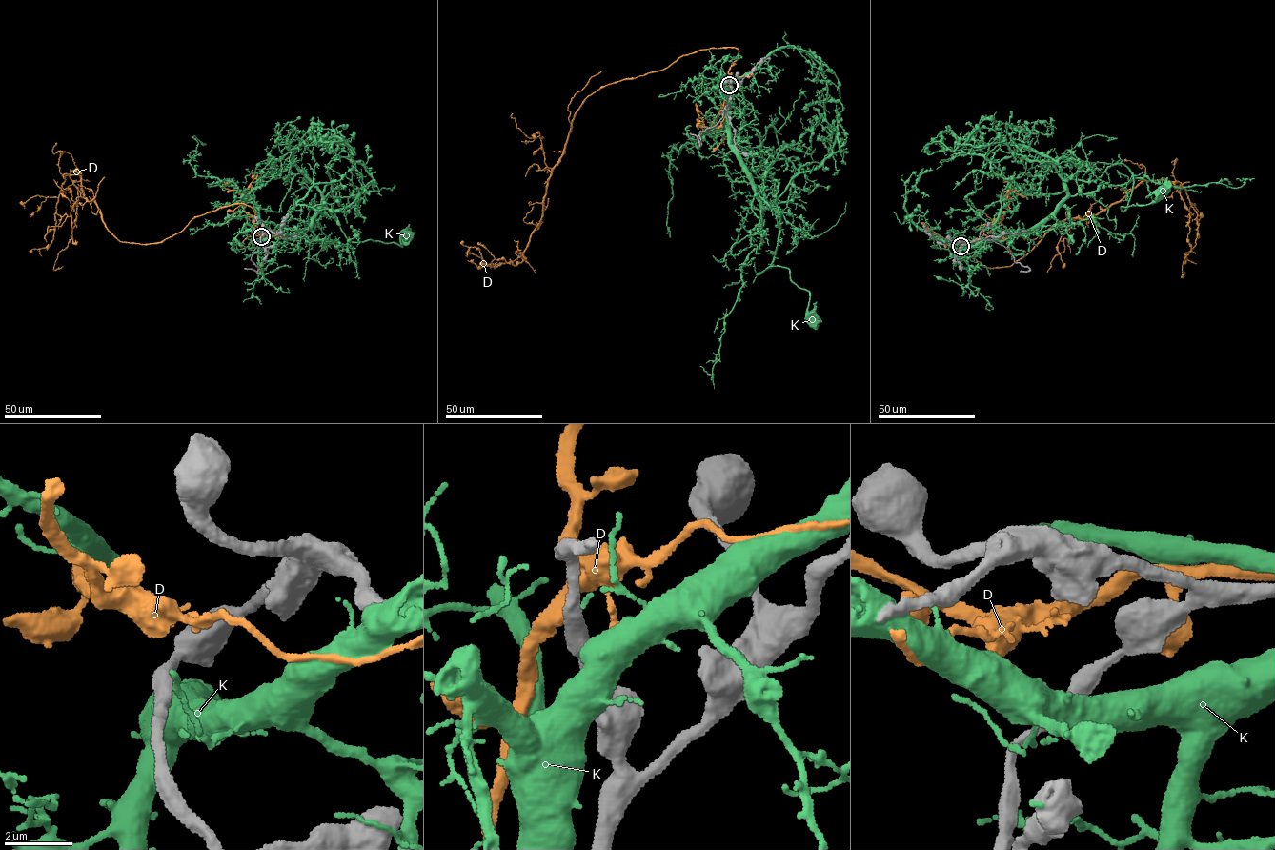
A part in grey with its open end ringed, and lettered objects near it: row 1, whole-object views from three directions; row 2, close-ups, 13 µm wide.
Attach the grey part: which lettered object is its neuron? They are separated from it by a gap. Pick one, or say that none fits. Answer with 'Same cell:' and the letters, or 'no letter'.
Same cell: no letter

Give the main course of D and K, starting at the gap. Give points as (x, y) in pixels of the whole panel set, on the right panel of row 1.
D: (959, 244), (922, 223), (984, 267), (1007, 267), (1063, 221), (1167, 180), (1189, 211), (1184, 272)
K: (961, 248), (1036, 229), (1065, 197), (1066, 175), (1091, 181), (1123, 164), (1133, 183), (1123, 211), (1161, 191)

